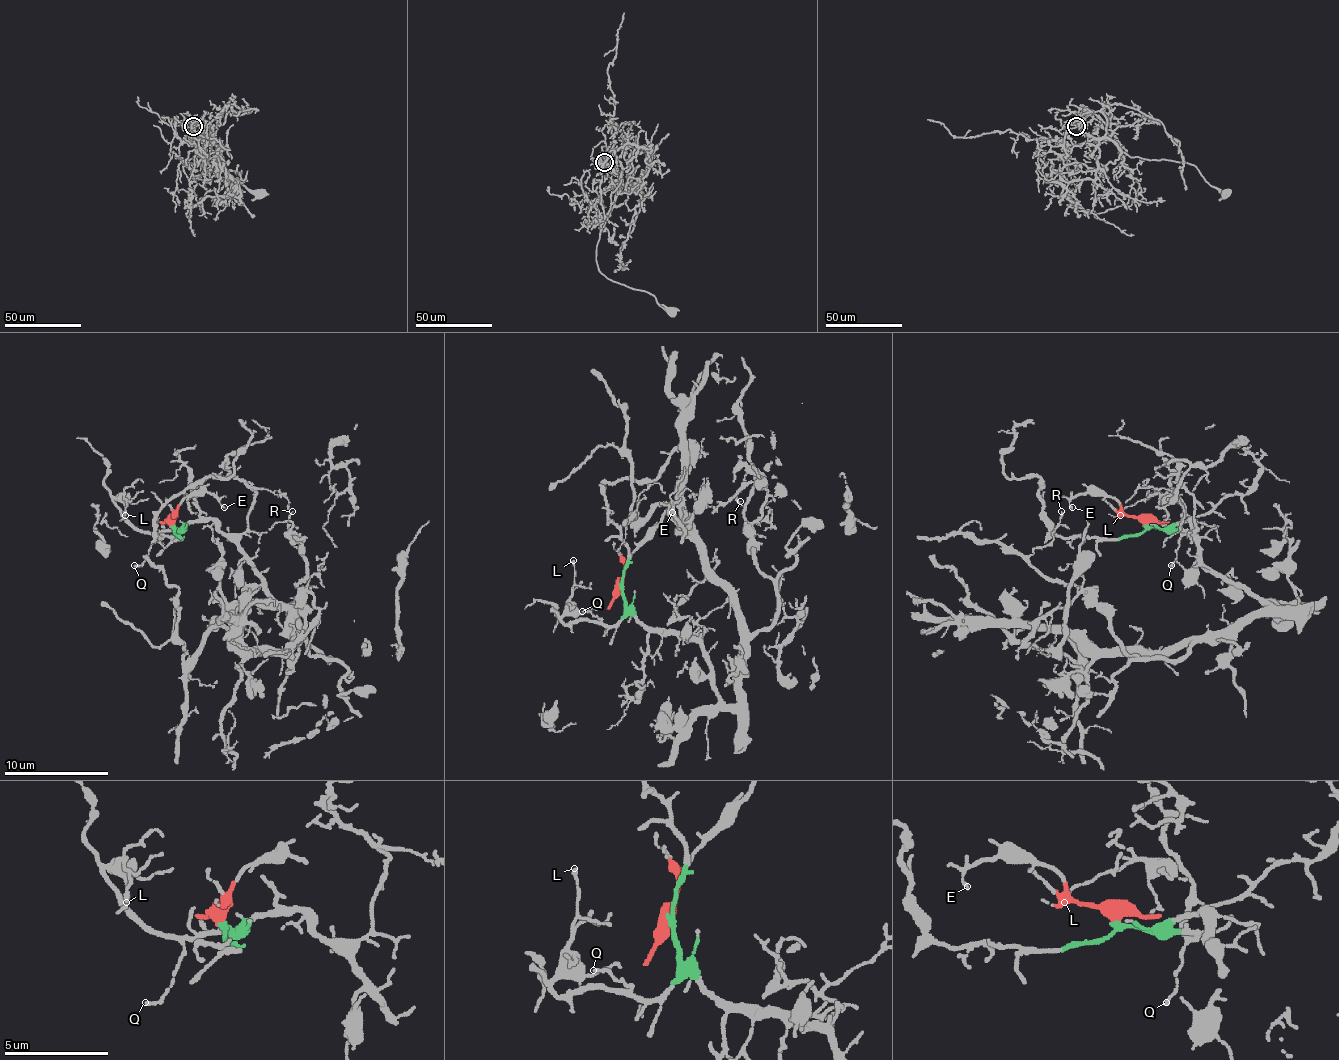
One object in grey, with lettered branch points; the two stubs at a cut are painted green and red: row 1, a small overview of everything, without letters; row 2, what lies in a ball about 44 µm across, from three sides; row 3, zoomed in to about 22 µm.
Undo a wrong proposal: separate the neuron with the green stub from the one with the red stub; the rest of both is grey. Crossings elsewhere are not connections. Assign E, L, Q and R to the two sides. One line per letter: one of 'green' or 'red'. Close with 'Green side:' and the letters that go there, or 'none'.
E: red
L: green
Q: green
R: green
Green side: L, Q, R

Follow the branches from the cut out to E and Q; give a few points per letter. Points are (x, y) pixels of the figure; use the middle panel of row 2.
E: (621, 586), (623, 562), (662, 512), (673, 512)
Q: (621, 586), (623, 614), (613, 625), (605, 625), (597, 617), (581, 612)

